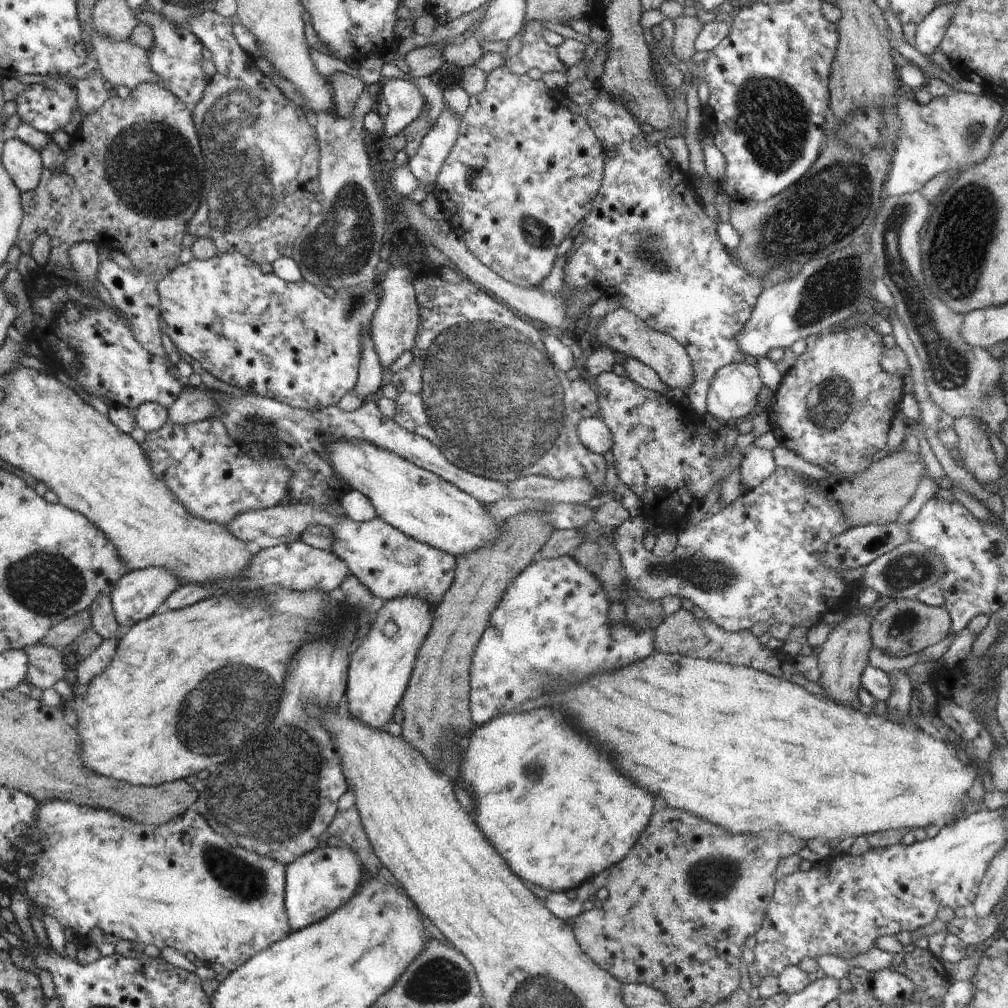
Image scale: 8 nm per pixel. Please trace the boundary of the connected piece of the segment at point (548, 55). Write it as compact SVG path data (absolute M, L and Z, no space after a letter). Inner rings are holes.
M539 21L526 22L526 30L521 38L522 48L514 57L506 57L508 72L516 76L526 75L532 68L537 68L542 73L566 73L567 69L558 58L557 48L544 42L542 37L543 26Z

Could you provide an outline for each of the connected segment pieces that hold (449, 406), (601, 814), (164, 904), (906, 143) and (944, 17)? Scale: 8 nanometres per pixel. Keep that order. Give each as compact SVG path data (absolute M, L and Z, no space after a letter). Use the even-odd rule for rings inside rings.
M430 269L415 276L413 284L419 324L411 349L412 364L387 375L392 386L398 390L393 422L438 445L438 450L450 464L474 475L504 483L529 475L560 481L566 478L585 479L592 484L595 495L602 493L607 462L602 455L585 448L576 431L582 418L599 415L597 393L590 388L588 381L582 378L569 380L562 370L555 367L541 341L544 332L536 330L530 320L496 302L489 293L477 288L467 278L462 277L458 284L451 284L444 282L435 269Z
M542 703L540 708L534 704L525 709L496 716L496 718L492 718L486 724L475 726L470 731L470 736L469 746L463 754L462 766L460 766L460 779L468 784L468 790L472 792L474 802L476 802L472 816L480 831L487 837L488 843L492 844L492 847L500 854L500 857L508 864L512 873L516 874L521 880L541 886L547 891L565 893L575 890L584 882L600 874L600 872L607 871L624 860L632 846L638 841L640 834L648 827L654 812L655 795L647 789L636 785L632 778L623 776L617 770L616 764L610 762L606 752L596 750L596 744L592 740L588 740L588 738L584 742L584 734L576 732L562 718L560 712L544 708L544 703Z
M48 800L48 802L40 802L35 832L40 833L40 840L37 843L40 843L42 848L38 853L32 854L36 856L36 862L32 864L32 876L26 880L25 894L30 898L31 903L44 911L44 914L54 917L63 928L73 930L75 934L73 942L78 948L91 944L97 946L103 942L115 946L121 939L130 940L130 942L138 942L144 946L155 946L160 951L171 947L182 954L192 952L196 960L200 960L202 964L217 963L223 966L224 971L232 973L243 967L248 960L253 959L261 951L271 947L272 944L279 943L291 933L291 924L286 908L287 866L282 861L261 856L251 849L230 846L227 838L215 832L208 825L207 818L195 812L194 808L166 824L154 827L105 809L79 806L66 800Z
M955 90L948 96L932 98L926 105L899 95L896 108L902 130L886 178L888 197L920 191L924 184L942 172L954 170L956 174L980 164L992 149L994 131L1003 116L1003 108L992 97Z
M958 1L939 5L915 26L914 48L923 56L930 56L939 47L952 16L956 14L956 6Z

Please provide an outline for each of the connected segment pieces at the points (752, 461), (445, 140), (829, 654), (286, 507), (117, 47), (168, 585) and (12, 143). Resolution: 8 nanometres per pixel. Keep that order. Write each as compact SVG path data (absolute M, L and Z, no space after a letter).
M752 443L746 449L740 464L741 484L744 484L748 491L757 488L777 468L773 452L758 448Z
M444 109L430 132L424 136L416 155L409 160L408 168L418 180L418 188L409 197L412 201L424 201L434 186L457 140L460 124L459 118L454 118L454 114Z
M848 613L840 624L835 625L835 628L830 630L828 639L821 645L822 650L816 658L820 672L818 685L824 688L827 699L842 705L850 705L852 700L858 697L861 677L869 665L869 654L873 647L869 634L871 619L865 615Z
M288 500L273 508L244 512L236 516L236 519L227 525L227 528L230 528L230 532L239 540L249 542L256 550L264 550L280 544L300 541L300 534L306 530L308 524L320 524L331 530L342 518L345 518L345 514L342 512L340 504L334 507L318 508L312 504L300 504Z
M98 32L92 34L91 42L95 60L99 62L98 70L112 90L119 86L126 86L132 91L146 83L161 84L162 78L152 69L151 56L148 50L142 49L130 41L112 40L112 38L98 34Z
M146 568L146 570L129 572L119 580L114 591L109 595L111 604L114 606L116 621L123 629L135 627L137 623L155 615L182 584L183 582L177 576L164 568Z
M10 138L4 148L4 169L11 180L20 188L20 192L31 194L42 179L42 162L36 149L18 138Z

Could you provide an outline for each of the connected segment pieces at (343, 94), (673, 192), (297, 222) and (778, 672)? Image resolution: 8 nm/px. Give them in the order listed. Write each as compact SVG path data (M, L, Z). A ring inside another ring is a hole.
M336 72L328 78L328 81L333 86L332 92L335 93L334 113L340 117L351 116L351 113L355 111L360 94L366 89L366 85L360 79L342 72Z
M600 86L596 100L585 109L583 115L590 128L592 128L594 135L602 144L605 155L604 171L600 191L596 194L592 209L584 220L584 226L582 227L581 232L586 237L586 242L581 242L574 254L570 256L570 260L566 262L564 266L564 282L574 289L584 289L588 282L598 282L602 286L602 272L604 272L604 280L608 284L614 284L618 290L622 288L622 298L624 298L627 310L632 310L632 314L640 318L648 328L662 334L668 334L678 344L682 344L686 353L690 356L692 362L694 362L694 382L688 388L686 396L690 401L691 408L696 413L699 413L700 416L704 416L706 413L708 388L710 388L710 382L712 382L712 378L714 378L716 372L720 371L720 368L723 368L725 365L742 363L746 358L744 352L740 352L740 348L738 348L736 337L738 336L738 332L744 330L744 324L747 324L748 320L750 320L758 298L760 298L760 294L763 291L761 280L756 278L756 276L752 276L752 274L748 274L745 269L734 261L731 253L725 249L719 240L717 234L718 223L714 222L710 216L707 216L706 212L702 209L690 174L682 171L673 160L666 162L657 146L646 140L646 134L640 127L639 118L631 114L630 110L622 102L614 100Z
M206 11L194 18L190 18L190 31L195 34L196 37L202 42L203 46L206 46L212 53L212 61L216 65L217 74L214 74L210 78L210 83L206 91L204 92L203 99L199 101L197 105L192 106L195 113L196 129L199 130L200 148L203 150L203 158L205 163L206 178L205 183L208 188L205 188L205 202L200 204L200 212L196 212L196 220L192 220L192 224L187 226L187 234L196 236L196 238L210 238L214 242L214 246L218 250L219 254L225 253L239 253L243 256L250 258L256 262L256 265L260 266L263 262L271 264L274 260L281 257L292 257L292 248L294 242L298 242L299 236L302 231L310 223L310 212L308 212L308 204L316 201L316 194L320 191L318 185L318 140L316 140L316 132L314 132L314 126L308 124L308 120L304 118L304 112L302 108L298 108L294 102L290 102L274 84L268 76L264 76L256 66L254 62L250 62L250 56L239 46L235 40L234 23L231 18L223 18L219 16L215 11ZM296 180L310 180L310 186L306 188L306 206L302 206L300 202L296 204L296 198L302 198L302 192L304 190L296 190Z
M681 608L678 612L664 618L664 622L656 628L654 649L660 653L674 653L681 656L693 657L727 663L730 665L741 665L771 676L780 676L782 679L782 662L776 657L775 651L768 650L762 645L756 636L749 630L731 632L724 630L709 619L699 620L692 614Z

